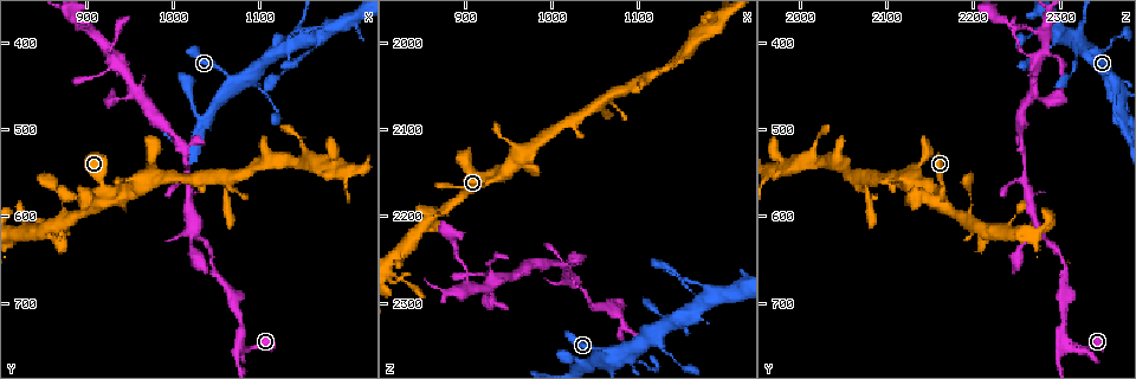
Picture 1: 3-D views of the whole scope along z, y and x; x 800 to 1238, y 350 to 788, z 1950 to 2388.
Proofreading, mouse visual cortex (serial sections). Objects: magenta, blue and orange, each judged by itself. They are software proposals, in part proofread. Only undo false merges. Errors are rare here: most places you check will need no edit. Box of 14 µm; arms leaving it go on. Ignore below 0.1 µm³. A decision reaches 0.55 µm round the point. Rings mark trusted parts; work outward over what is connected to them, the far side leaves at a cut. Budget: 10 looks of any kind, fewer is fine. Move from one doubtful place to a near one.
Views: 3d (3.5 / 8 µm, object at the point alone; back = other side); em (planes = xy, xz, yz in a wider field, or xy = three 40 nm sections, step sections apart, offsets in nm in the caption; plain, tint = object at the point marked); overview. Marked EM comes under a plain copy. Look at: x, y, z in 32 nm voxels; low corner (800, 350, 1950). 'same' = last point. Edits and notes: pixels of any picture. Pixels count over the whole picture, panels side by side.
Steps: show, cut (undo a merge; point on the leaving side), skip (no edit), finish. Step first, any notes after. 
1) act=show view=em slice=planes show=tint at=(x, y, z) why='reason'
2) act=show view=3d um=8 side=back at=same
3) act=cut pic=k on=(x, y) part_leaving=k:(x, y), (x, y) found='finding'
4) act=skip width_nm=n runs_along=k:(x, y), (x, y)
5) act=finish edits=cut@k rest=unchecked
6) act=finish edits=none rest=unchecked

act=show view=3d um=3.5 at=(1070, 445, 2355)

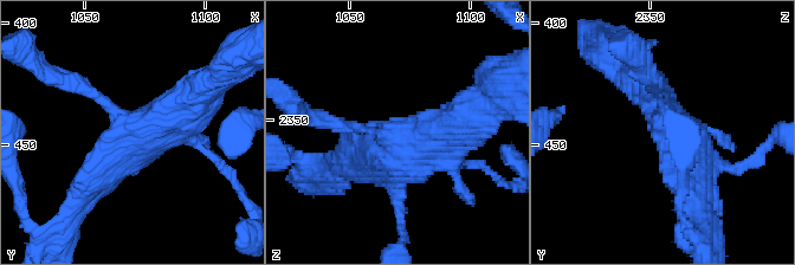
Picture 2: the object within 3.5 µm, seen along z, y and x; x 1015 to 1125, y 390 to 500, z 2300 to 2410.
act=show view=em slice=xy step=1 show=tint at=(1070, 443, 2357) why='now the EM'

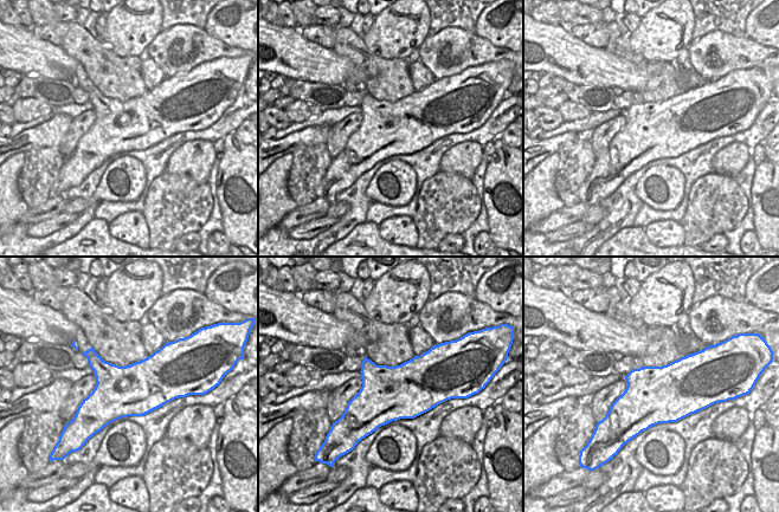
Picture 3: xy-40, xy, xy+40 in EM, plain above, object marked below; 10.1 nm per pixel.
act=skip runs_along=2:(69, 78), (127, 125), (199, 92) found='one cell here'

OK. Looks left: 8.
act=show view=3d um=3.5 at=(1025, 475, 2365) why='sharp bend'

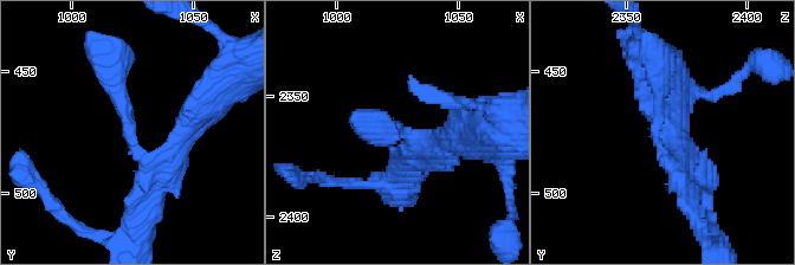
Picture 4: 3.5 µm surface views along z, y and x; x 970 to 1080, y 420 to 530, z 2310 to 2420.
act=show view=em slice=xy step=3 show=tint at=(1025, 475, 2362) arm_widths_nm=300,350 why='need the tissue'

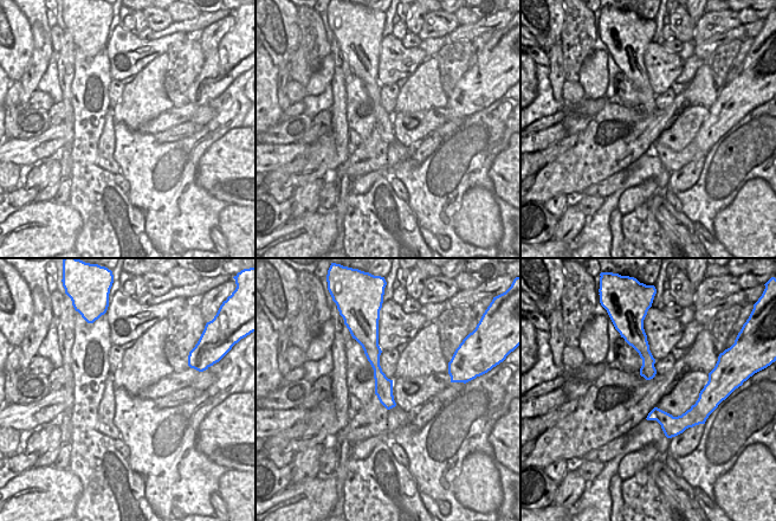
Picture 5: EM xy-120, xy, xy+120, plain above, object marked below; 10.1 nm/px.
act=show view=em slice=xy step=5 show=tint at=same

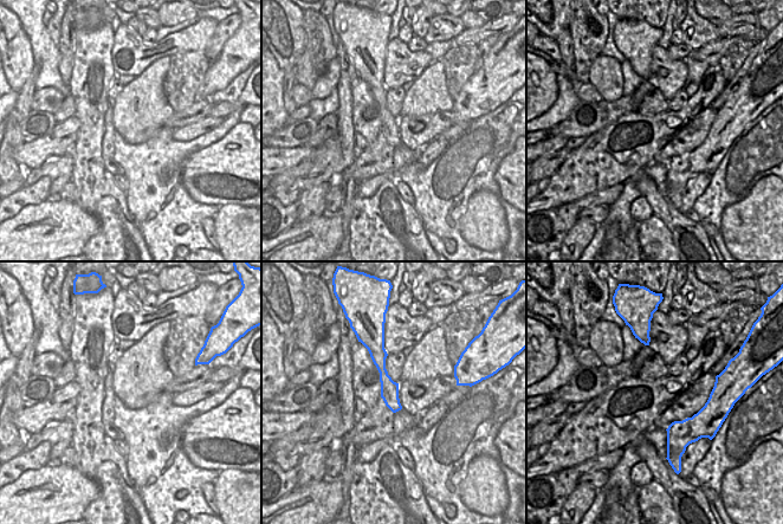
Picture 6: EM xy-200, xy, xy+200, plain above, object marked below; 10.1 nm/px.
act=skip width_nm=190 runs_along=6:(375, 347), (395, 408) found='continuous, no second cell'

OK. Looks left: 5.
act=show view=3d um=8 at=(1135, 415, 2320)

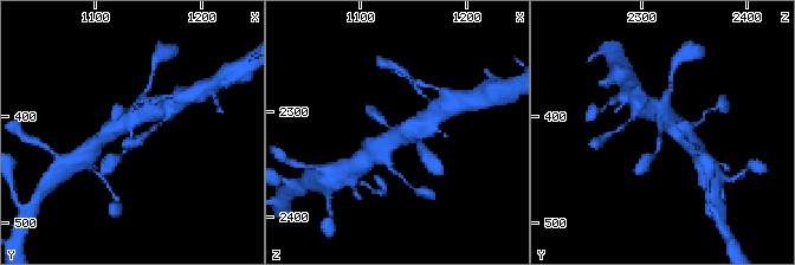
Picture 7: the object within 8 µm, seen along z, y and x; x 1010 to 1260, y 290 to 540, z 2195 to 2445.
act=show view=3d um=3.5 at=(1130, 414, 2318) why='closer look'

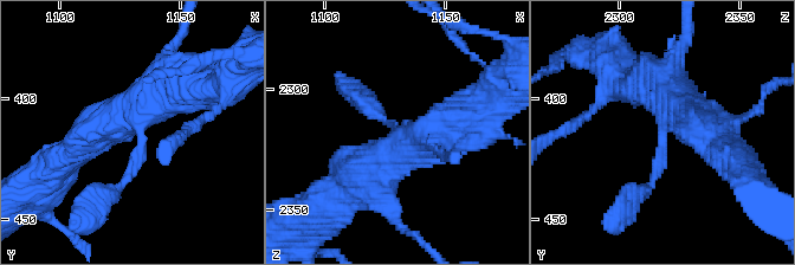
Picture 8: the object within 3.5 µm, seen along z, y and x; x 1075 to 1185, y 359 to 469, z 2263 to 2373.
act=show view=em slice=xy step=5 show=tint at=(1132, 413, 2320)

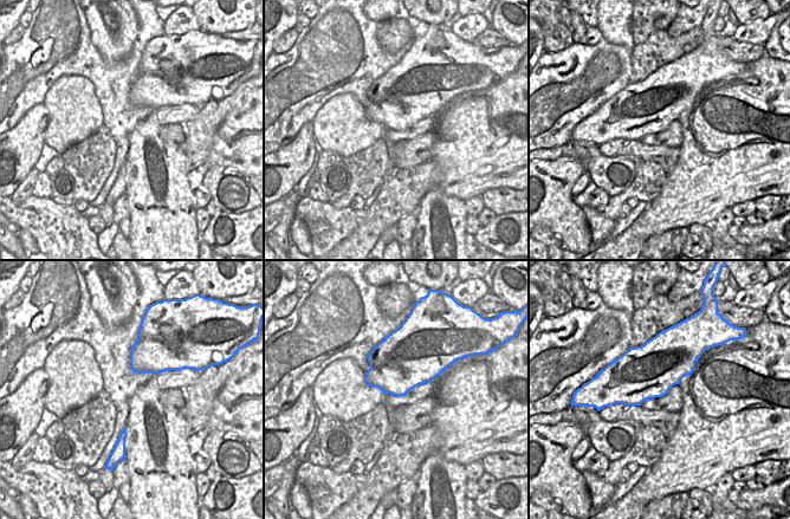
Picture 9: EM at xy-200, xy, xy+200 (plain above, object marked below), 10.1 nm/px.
act=skip runs_along=8:(374, 168), (504, 99) found='continuous, no second cell'

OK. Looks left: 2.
act=finish edits=none rest=unchecked

